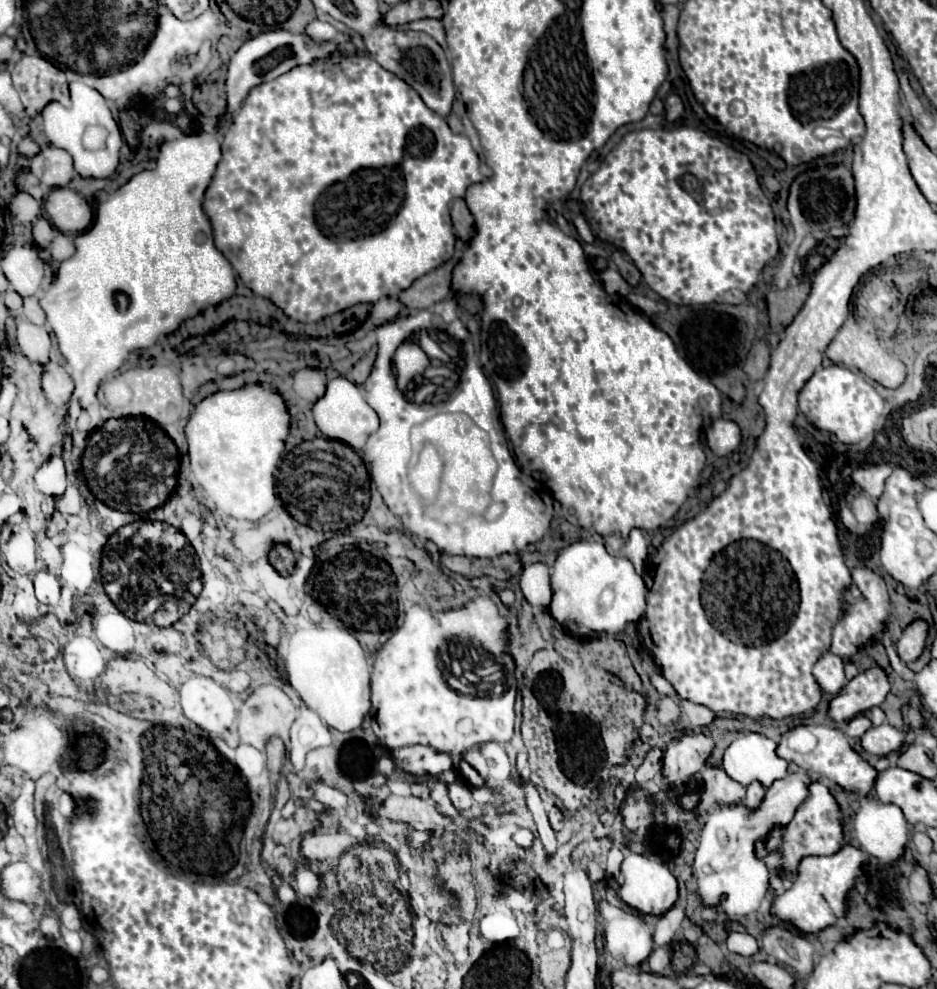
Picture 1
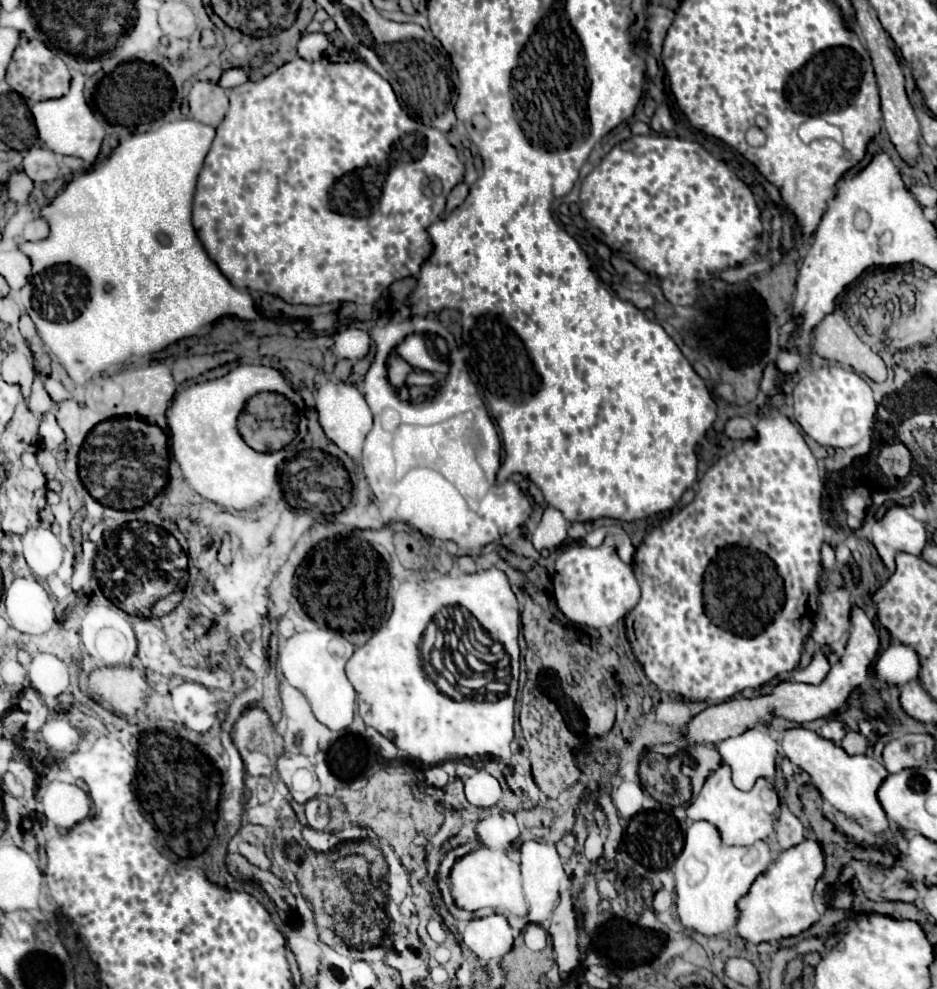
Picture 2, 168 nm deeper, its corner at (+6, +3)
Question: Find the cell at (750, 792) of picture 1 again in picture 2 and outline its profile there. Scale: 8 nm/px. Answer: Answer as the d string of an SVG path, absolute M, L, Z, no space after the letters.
M722 762L718 770L706 778L700 794L686 806L686 818L692 822L706 820L714 824L726 846L748 846L756 840L770 842L774 834L774 814L780 808L778 792L766 778L758 778L752 790L742 792L732 784L730 776L730 768Z

